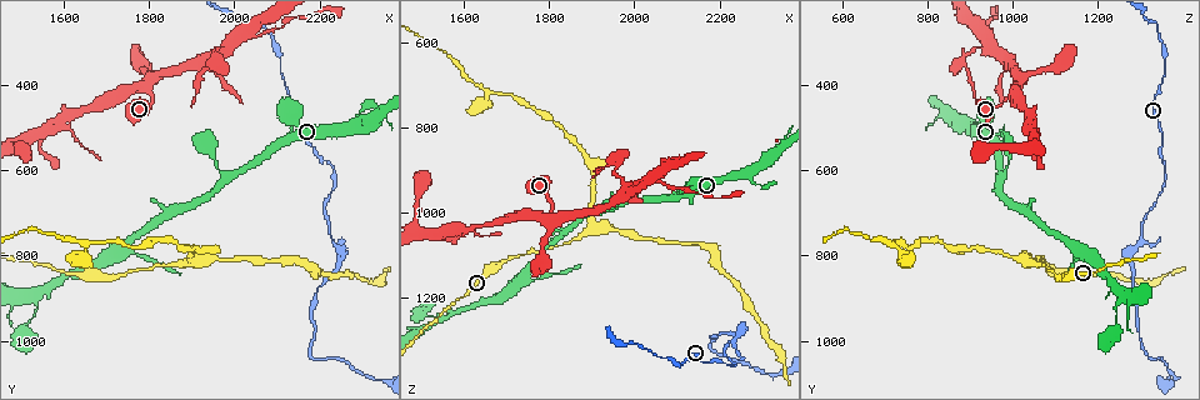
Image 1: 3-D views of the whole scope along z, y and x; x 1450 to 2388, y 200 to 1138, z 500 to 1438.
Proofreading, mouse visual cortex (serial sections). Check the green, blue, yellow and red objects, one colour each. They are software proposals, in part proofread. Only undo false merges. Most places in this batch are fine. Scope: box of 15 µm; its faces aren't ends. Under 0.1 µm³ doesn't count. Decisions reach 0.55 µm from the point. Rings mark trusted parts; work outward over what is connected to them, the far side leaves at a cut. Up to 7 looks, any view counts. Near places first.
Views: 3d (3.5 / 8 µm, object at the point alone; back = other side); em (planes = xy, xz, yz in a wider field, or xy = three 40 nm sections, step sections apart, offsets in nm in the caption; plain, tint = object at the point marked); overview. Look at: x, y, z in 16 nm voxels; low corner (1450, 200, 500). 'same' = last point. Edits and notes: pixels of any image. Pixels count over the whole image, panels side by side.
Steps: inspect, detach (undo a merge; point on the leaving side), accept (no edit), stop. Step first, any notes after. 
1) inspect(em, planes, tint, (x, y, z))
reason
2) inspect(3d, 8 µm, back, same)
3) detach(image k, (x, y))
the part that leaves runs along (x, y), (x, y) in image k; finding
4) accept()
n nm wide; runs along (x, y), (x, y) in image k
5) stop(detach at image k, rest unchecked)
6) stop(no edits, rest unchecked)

inspect(3d, 3.5 µm, back, (1795, 405, 1005))
four or more arms meet

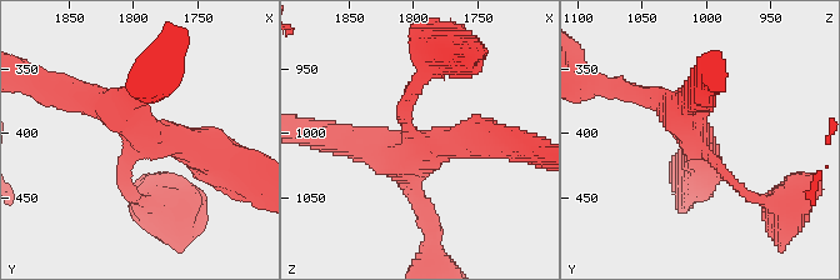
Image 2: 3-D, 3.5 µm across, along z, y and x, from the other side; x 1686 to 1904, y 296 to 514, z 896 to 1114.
inspect(em, xy, step 1, tint, (1794, 402, 1008))
4 arms; arms of 150, 300, 400, 450 nm; now the EM

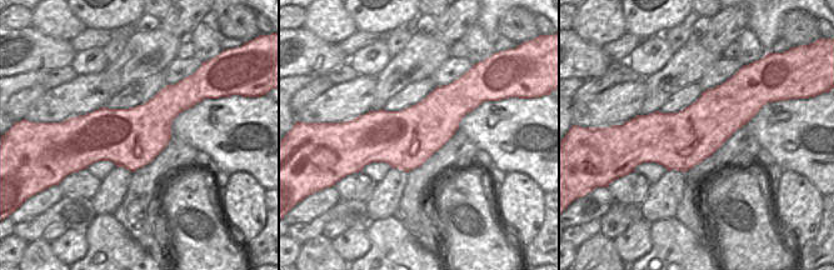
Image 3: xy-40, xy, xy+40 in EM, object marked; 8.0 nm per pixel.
accept()
runs along (746, 194), (681, 118), (695, 98) in image 2; one cell here

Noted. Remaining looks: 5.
inspect(3d, 8 µm, (2105, 355, 1355))
calibre changes

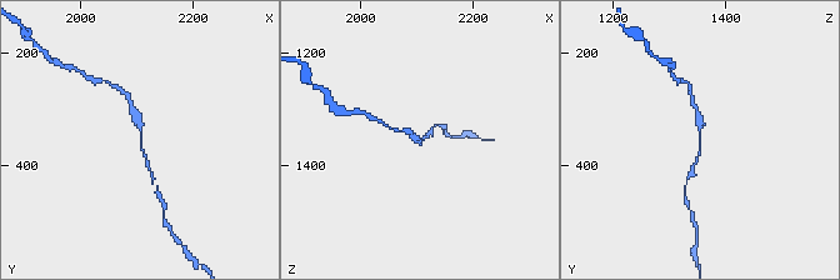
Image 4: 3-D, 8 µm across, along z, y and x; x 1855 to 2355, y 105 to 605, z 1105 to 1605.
inspect(em, planes, tint, (2115, 365, 1360))
arms of 150, 250 nm

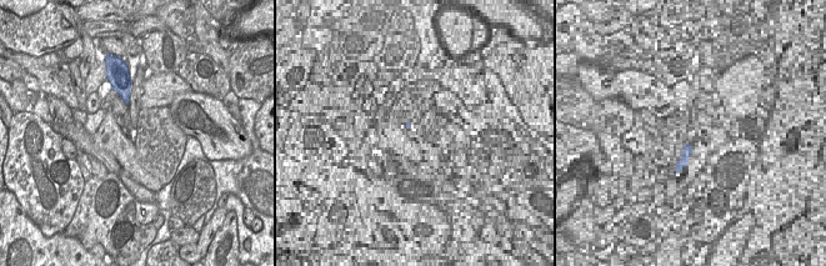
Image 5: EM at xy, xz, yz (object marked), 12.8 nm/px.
accept()
runs along (690, 176), (700, 148), (696, 109) in image 4; continuous, no second cell

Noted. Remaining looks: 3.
inspect(3d, 3.5 µm, (2215, 590, 1355))

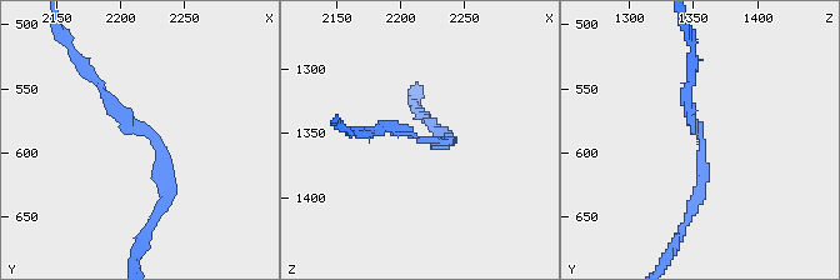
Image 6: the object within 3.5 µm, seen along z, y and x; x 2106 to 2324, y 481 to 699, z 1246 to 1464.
inspect(em, xy, step 2, tint, (2218, 584, 1356))
arms of 150, 150 nm; now the EM

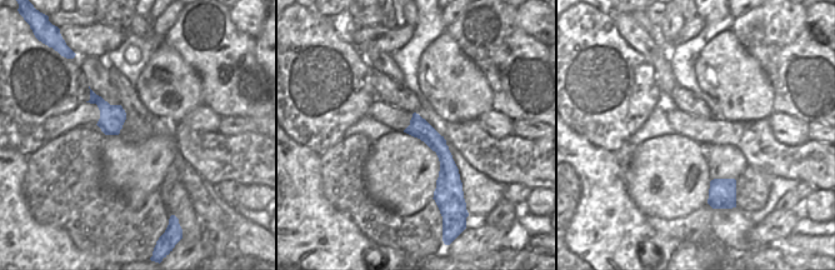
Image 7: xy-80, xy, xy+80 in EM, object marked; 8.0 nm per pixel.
inspect(em, xy, step 5, tint, same)

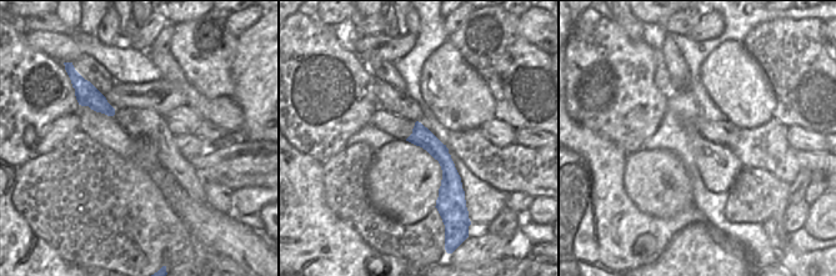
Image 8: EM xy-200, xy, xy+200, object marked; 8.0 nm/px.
accept()
runs along (88, 73), (164, 153), (160, 210) in image 6; all the same cell

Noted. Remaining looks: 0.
stop(no edits, rest unchecked)

